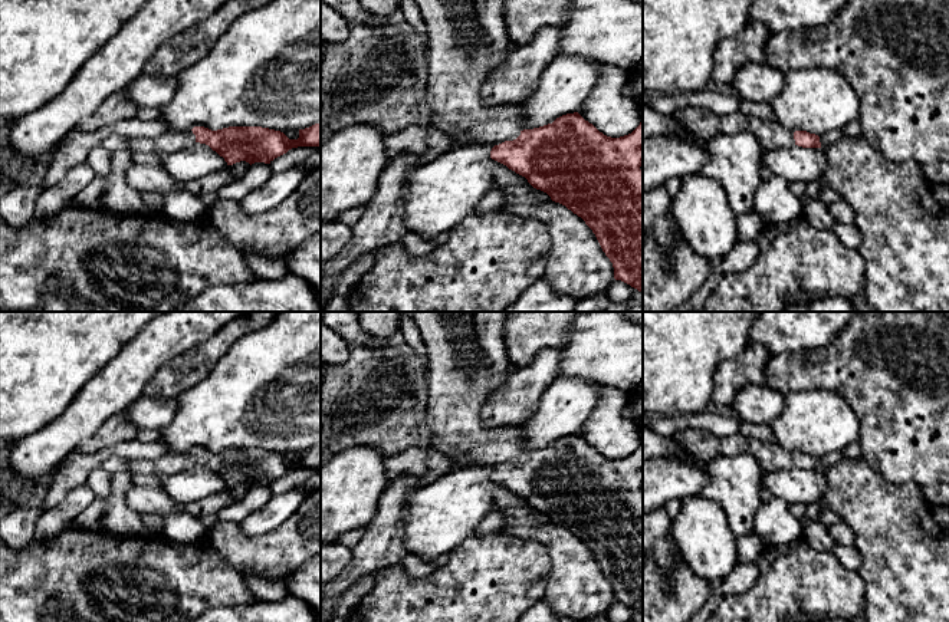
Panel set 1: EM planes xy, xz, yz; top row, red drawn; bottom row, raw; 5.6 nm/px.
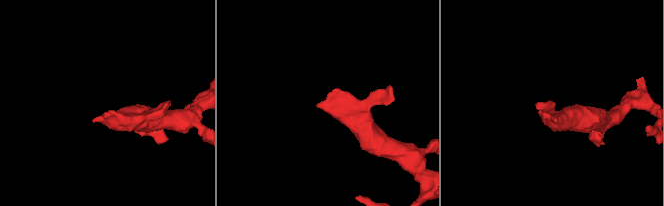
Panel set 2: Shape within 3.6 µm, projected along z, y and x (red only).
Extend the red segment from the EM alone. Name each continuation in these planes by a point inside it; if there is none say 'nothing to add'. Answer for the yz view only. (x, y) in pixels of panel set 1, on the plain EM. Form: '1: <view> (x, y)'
1: yz (771, 457)

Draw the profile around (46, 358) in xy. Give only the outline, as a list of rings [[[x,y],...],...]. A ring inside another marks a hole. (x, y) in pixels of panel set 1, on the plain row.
[[[0,312],[0,442],[13,444],[37,432],[63,414],[83,385],[104,369],[139,330],[164,312]]]

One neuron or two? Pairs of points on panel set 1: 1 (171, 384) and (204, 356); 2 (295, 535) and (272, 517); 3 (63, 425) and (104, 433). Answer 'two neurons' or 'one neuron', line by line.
1: one neuron
2: two neurons
3: two neurons

